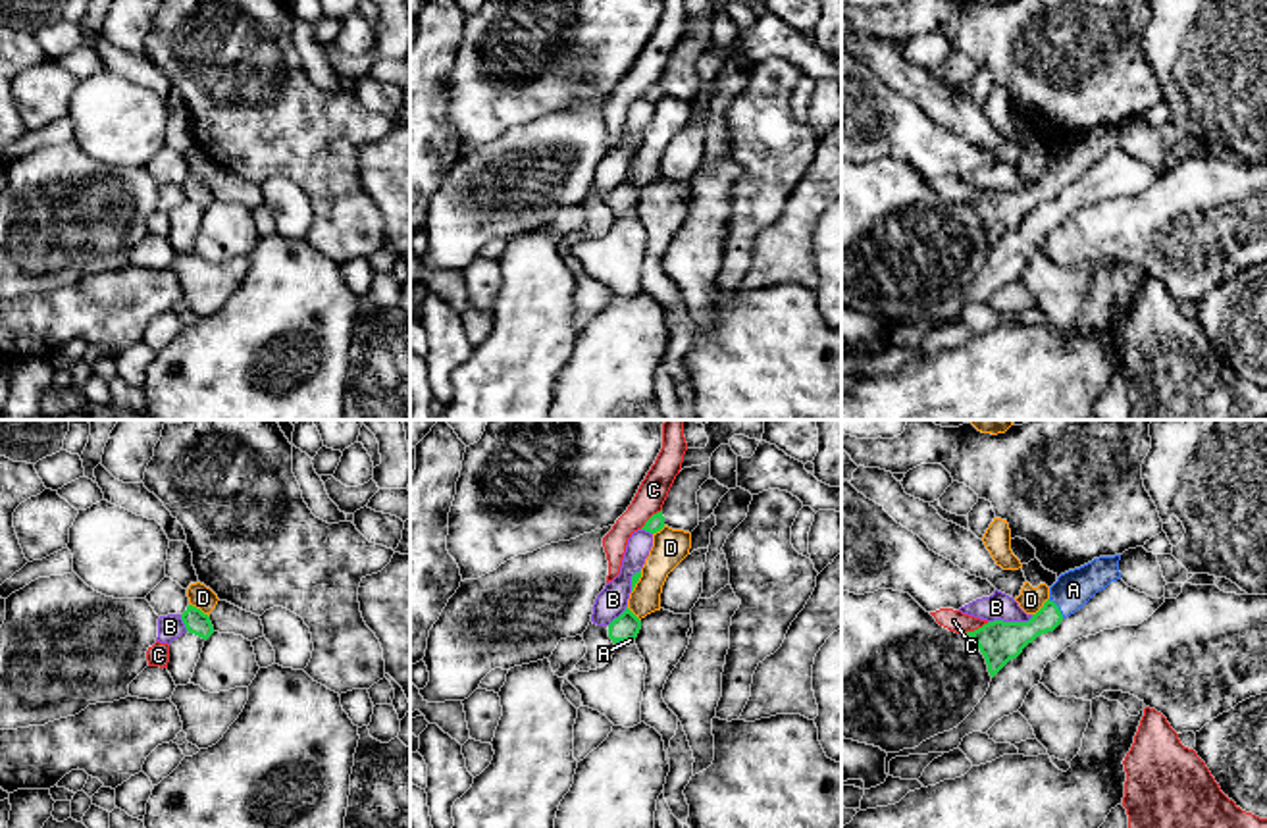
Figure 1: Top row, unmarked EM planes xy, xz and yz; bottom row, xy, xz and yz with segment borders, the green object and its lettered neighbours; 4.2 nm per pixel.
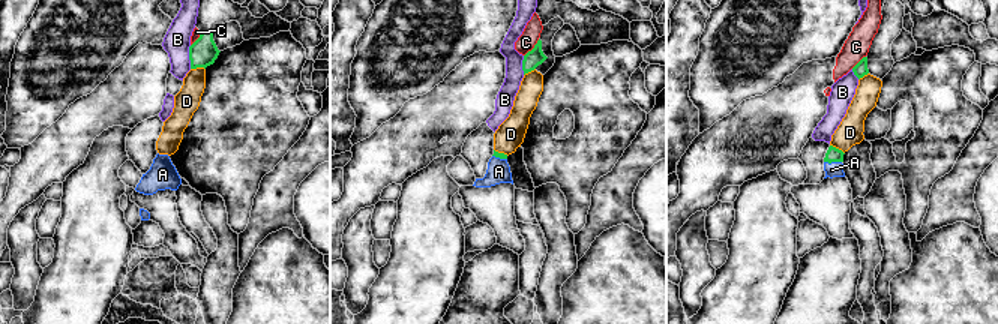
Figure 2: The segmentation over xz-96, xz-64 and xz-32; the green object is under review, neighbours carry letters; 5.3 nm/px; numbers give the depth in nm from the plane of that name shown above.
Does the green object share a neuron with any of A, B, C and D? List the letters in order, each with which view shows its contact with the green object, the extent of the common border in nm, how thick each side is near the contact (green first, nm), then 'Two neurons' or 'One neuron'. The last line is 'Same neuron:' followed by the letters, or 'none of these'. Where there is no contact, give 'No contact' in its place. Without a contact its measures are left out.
A: Touches green in yz. Shared border 100 nm. Thickness 150 nm (green) against 160 nm. One neuron
B: Touches green in yz. Shared border 190 nm. Thickness 170 nm (green) against 110 nm. Two neurons
C: Touches green in xz. Shared border 130 nm. Thickness 70 nm (green) against 120 nm. Two neurons
D: Touches green in xy. Shared border 110 nm. Thickness 100 nm (green) against 100 nm. Two neurons
Same neuron: A

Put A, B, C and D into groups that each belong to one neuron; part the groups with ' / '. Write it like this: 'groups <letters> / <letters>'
groups A / B / C / D

